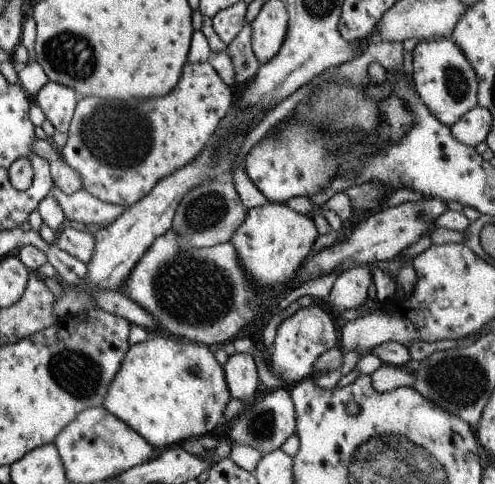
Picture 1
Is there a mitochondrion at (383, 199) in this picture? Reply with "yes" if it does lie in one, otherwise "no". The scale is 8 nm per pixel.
no

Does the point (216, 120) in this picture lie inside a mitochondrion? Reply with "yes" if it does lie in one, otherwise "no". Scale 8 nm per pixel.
no

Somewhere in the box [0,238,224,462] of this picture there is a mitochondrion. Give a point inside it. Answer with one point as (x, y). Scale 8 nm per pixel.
(76, 372)

